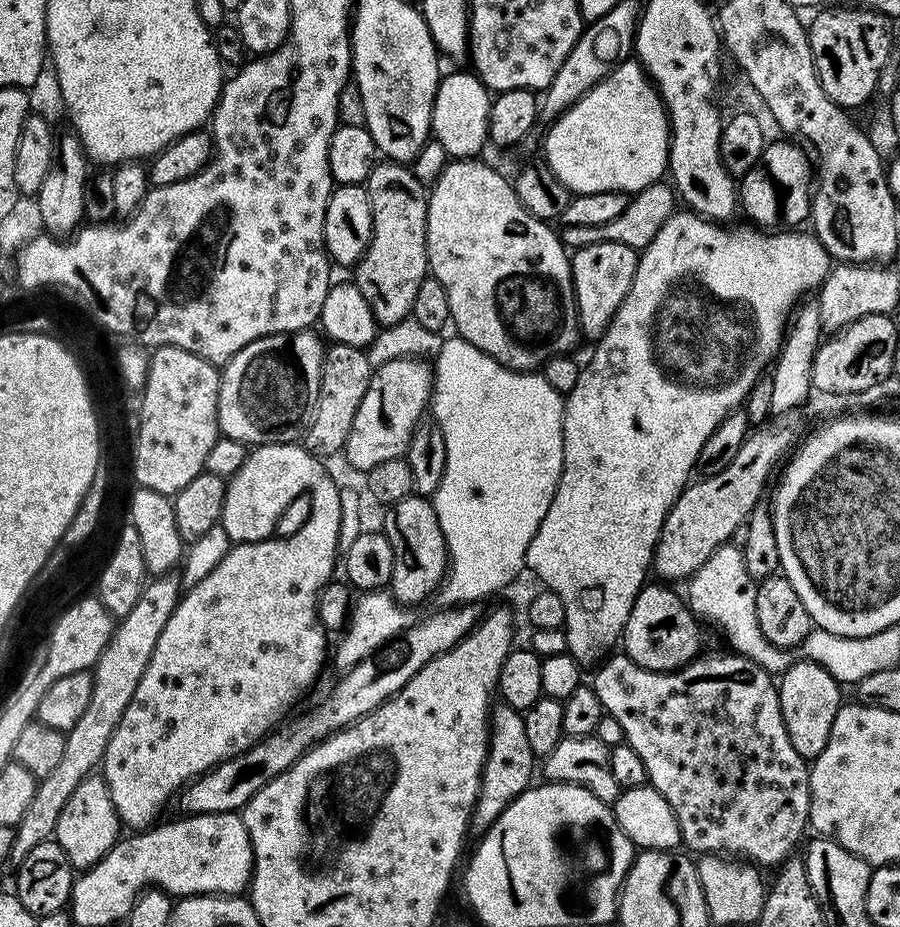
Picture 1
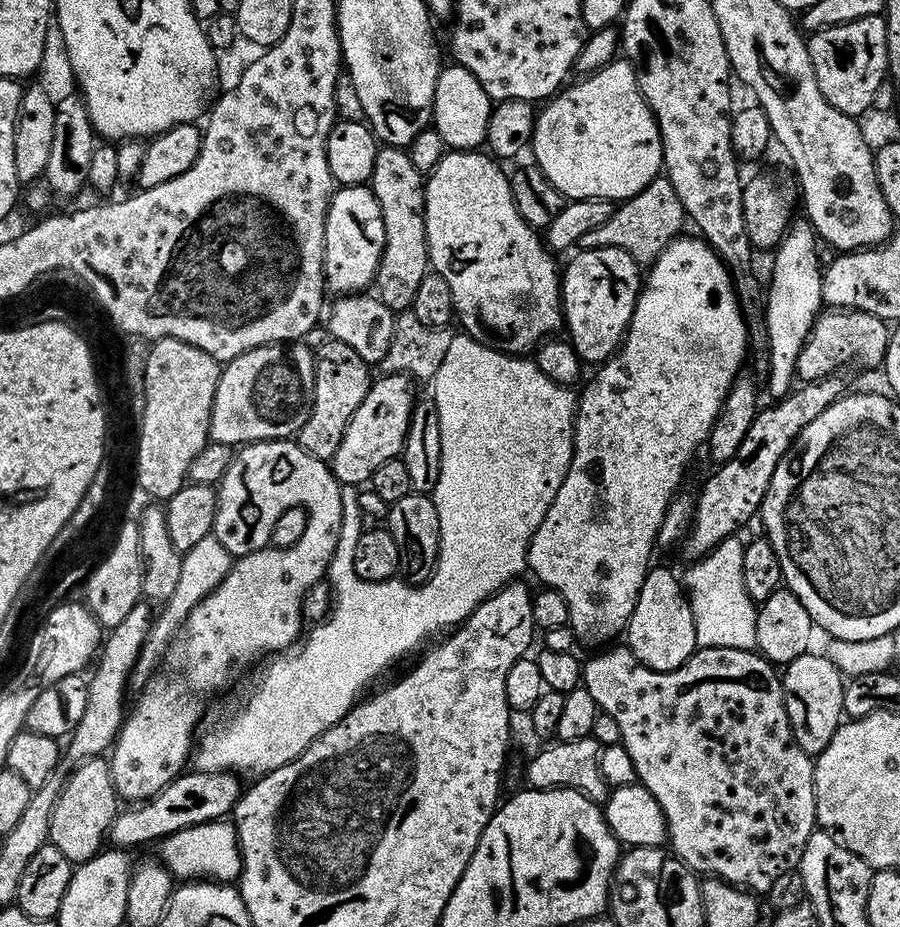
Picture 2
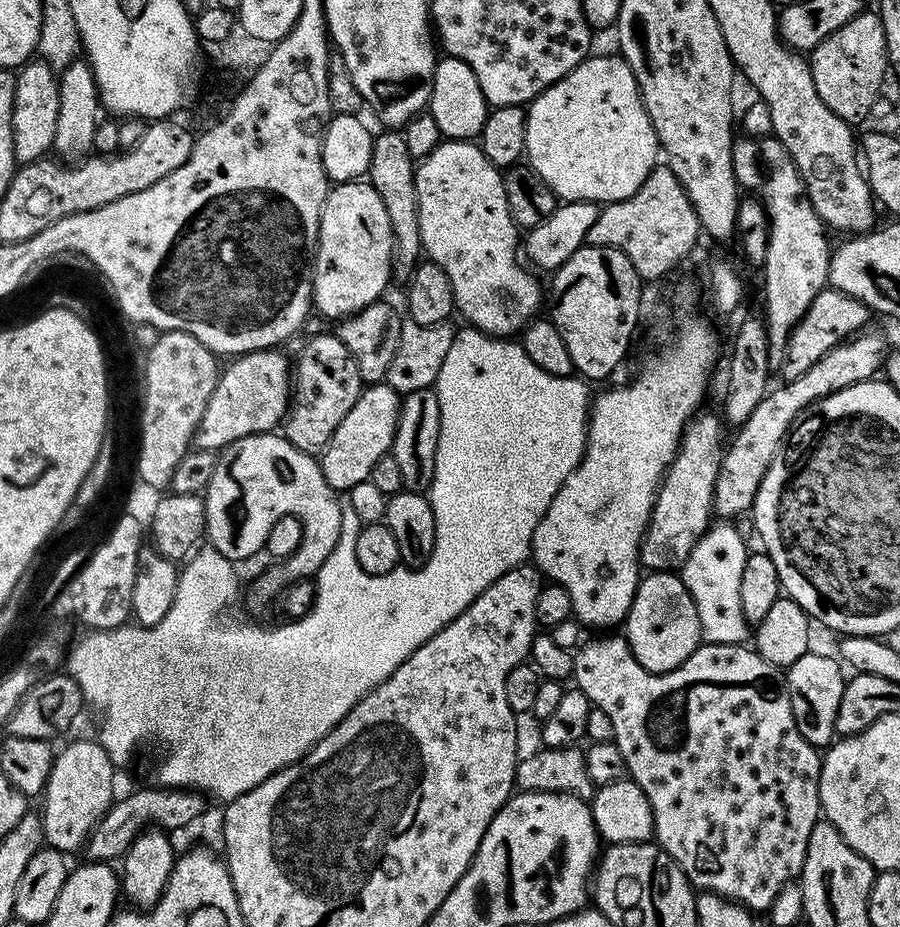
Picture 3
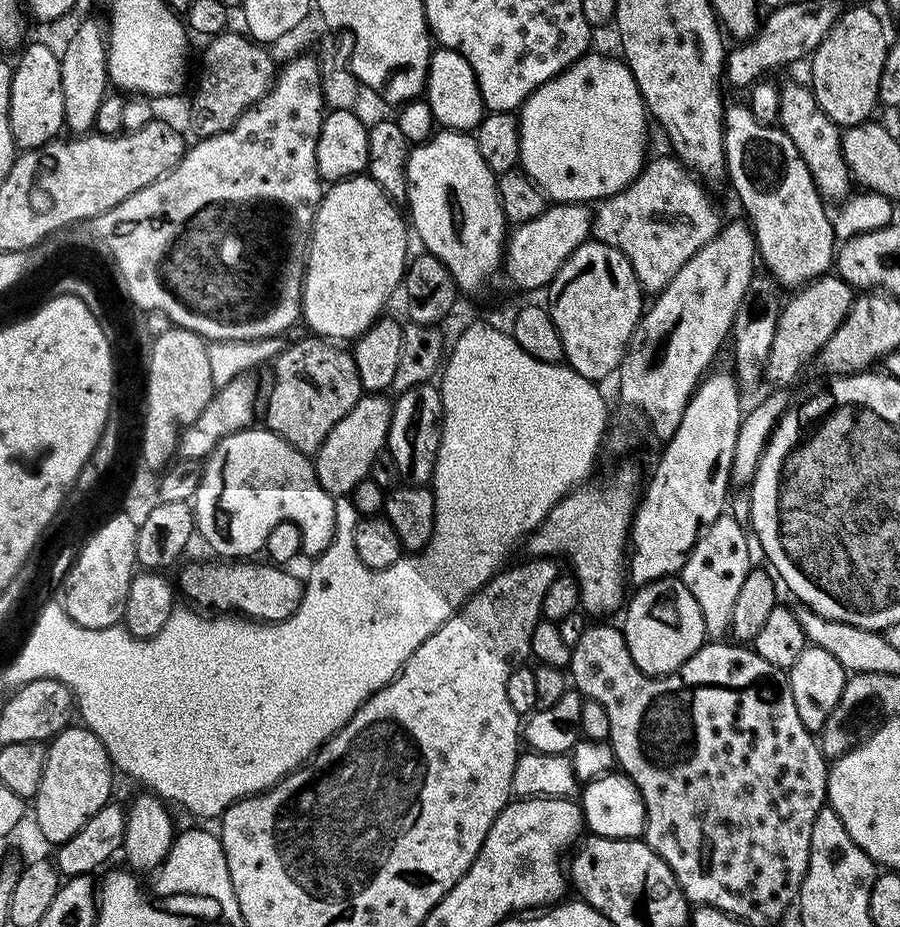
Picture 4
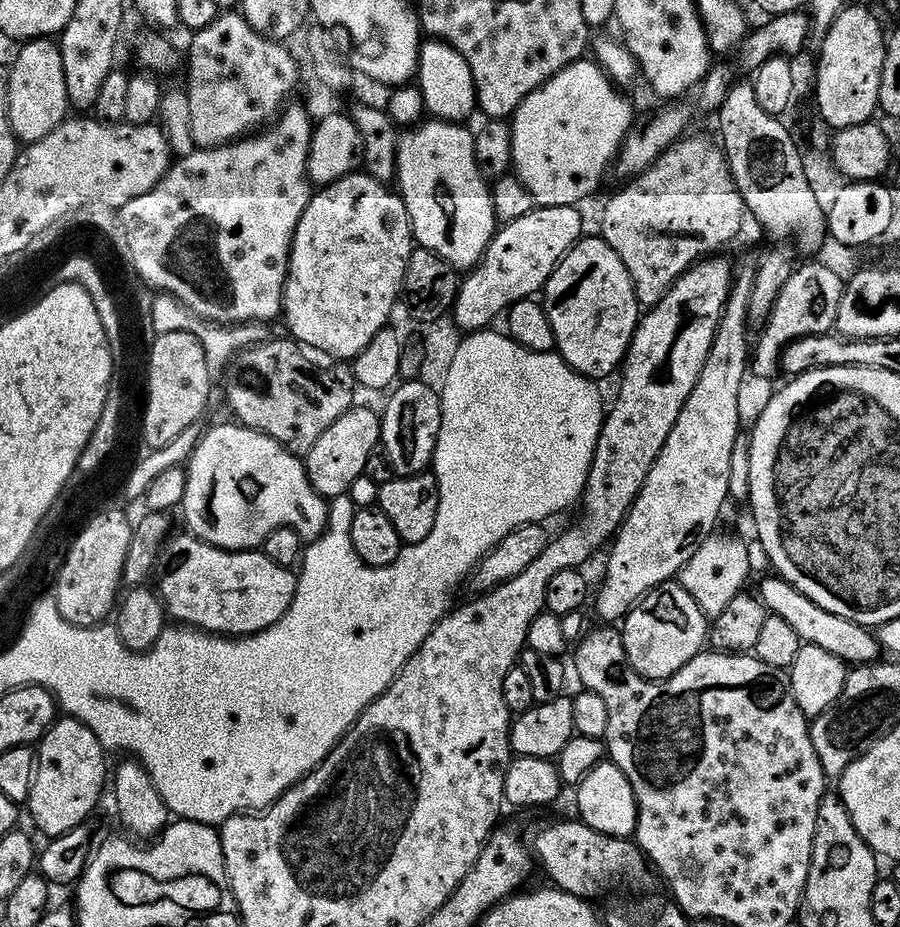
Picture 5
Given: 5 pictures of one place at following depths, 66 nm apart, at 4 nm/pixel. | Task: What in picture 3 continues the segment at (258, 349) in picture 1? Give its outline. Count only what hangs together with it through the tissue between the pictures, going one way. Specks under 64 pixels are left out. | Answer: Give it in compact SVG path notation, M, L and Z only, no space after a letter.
M280 350L262 352L245 352L231 361L228 369L219 373L214 394L210 394L210 402L206 402L206 410L202 414L202 422L196 431L195 447L223 450L244 436L259 436L279 429L285 423L290 412L290 397L294 392L294 376L290 371L290 360Z

